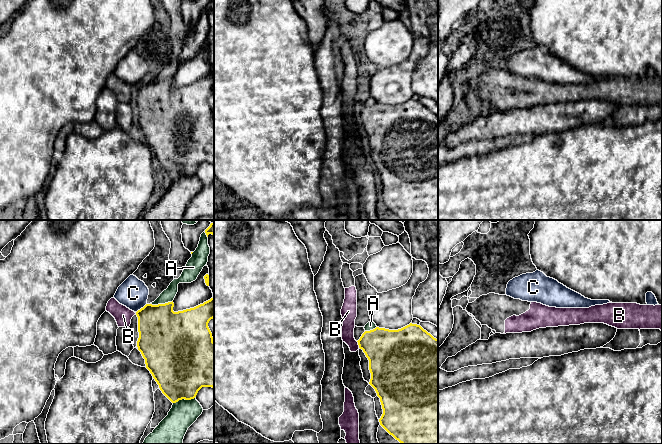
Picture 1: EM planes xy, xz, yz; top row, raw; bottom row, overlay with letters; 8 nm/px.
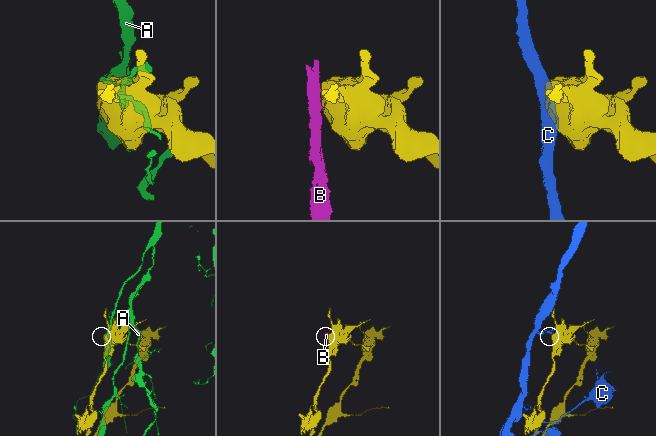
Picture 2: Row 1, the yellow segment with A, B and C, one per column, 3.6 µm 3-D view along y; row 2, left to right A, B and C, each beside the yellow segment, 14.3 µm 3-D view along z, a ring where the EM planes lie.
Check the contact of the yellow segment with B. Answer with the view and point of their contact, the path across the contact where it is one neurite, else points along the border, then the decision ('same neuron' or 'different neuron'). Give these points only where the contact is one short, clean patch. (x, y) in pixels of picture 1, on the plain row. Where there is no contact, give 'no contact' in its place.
contact xz (358, 120); border xz (356, 117), (359, 123); different neuron

